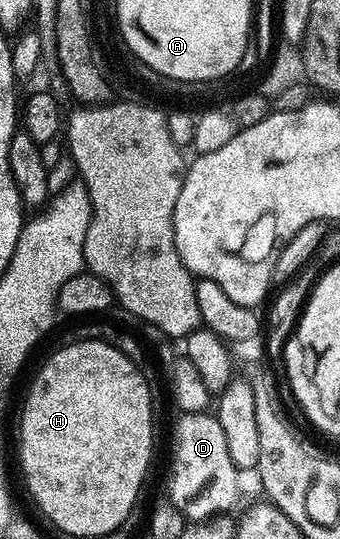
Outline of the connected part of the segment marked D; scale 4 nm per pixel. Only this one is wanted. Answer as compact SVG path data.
M184 412L174 426L174 452L170 466L169 501L183 512L185 519L202 522L228 512L236 502L236 477L238 471L226 448L222 424L211 413Z

